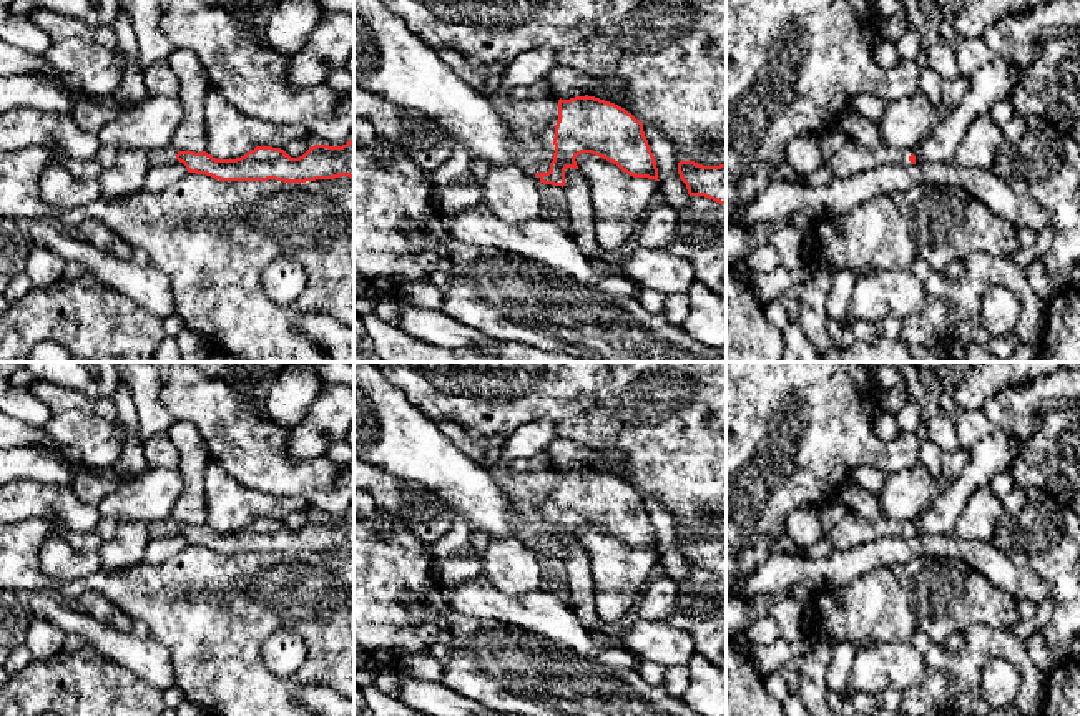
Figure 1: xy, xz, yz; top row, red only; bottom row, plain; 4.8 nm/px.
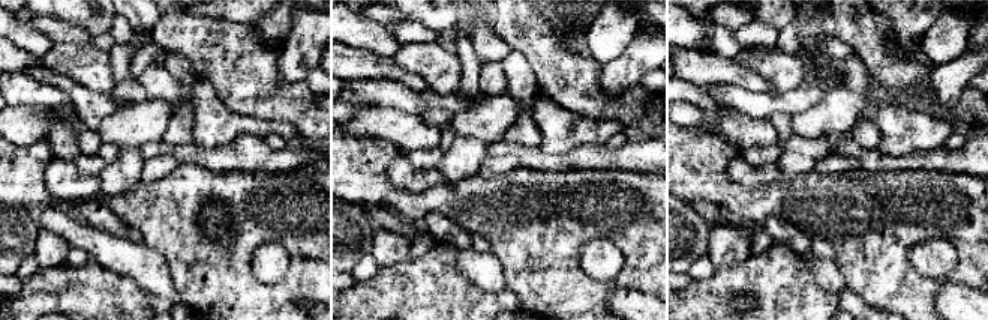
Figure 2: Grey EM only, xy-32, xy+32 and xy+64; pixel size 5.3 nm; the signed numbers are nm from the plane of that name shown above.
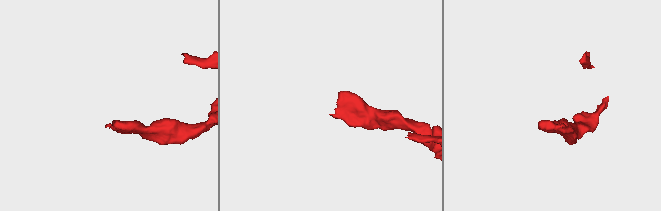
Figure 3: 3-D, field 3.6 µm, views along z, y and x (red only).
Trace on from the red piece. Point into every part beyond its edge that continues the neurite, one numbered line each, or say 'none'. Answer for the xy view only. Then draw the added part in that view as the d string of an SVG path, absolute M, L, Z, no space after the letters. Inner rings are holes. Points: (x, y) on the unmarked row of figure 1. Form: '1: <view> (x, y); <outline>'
1: xy (158, 527); M155 520L151 523L148 523L148 532L150 532L150 537L151 538L158 538L161 535L176 535L176 527L178 527L178 522L174 520Z

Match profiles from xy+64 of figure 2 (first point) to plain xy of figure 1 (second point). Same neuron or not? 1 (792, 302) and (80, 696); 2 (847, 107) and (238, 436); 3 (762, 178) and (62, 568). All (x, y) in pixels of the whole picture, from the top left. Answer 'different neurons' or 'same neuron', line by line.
1: same neuron
2: different neurons
3: same neuron

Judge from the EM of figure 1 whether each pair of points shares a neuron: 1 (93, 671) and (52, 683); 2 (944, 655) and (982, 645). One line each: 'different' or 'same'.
1: same
2: same

